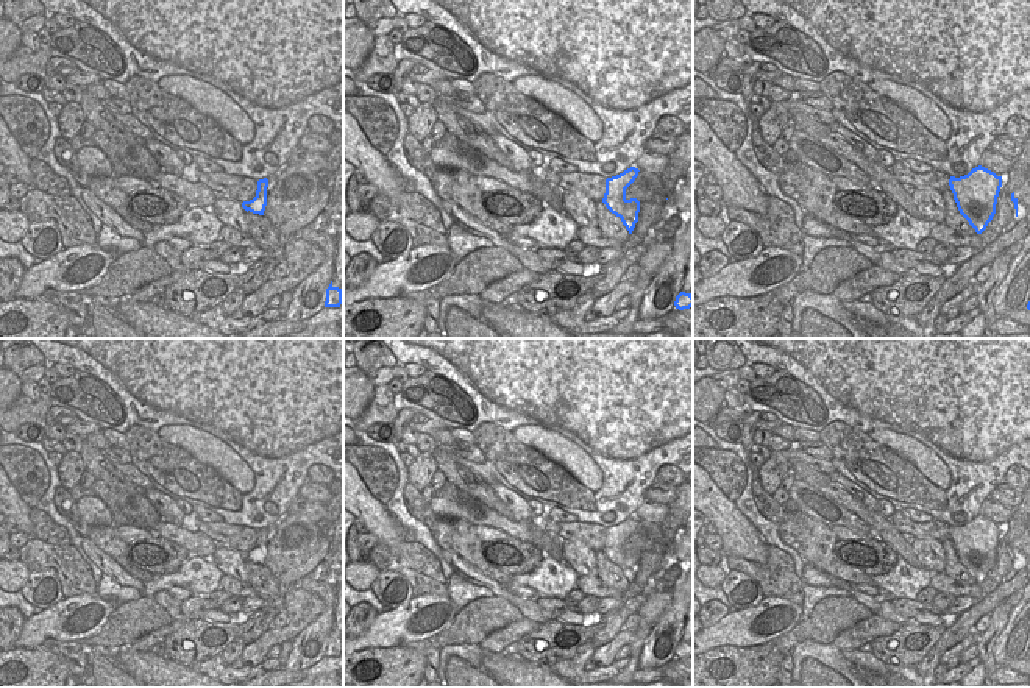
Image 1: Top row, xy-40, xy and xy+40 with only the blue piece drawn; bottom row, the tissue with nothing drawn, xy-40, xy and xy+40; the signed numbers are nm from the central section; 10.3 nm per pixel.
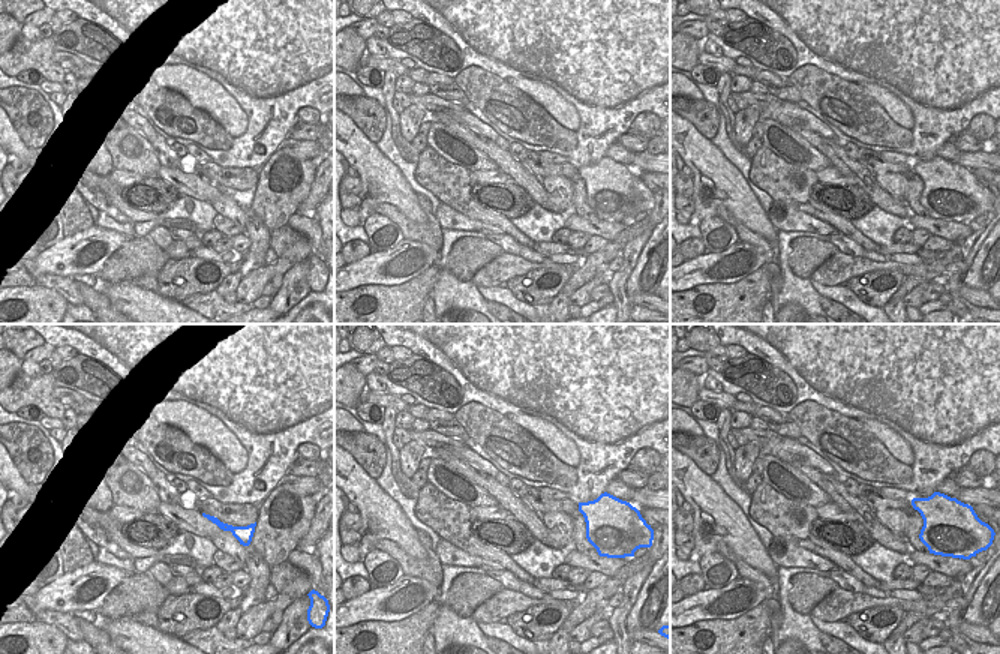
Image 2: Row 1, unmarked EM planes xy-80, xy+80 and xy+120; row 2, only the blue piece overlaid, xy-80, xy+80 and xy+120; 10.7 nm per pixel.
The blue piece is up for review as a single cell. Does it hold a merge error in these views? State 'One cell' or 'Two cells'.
Two cells.

